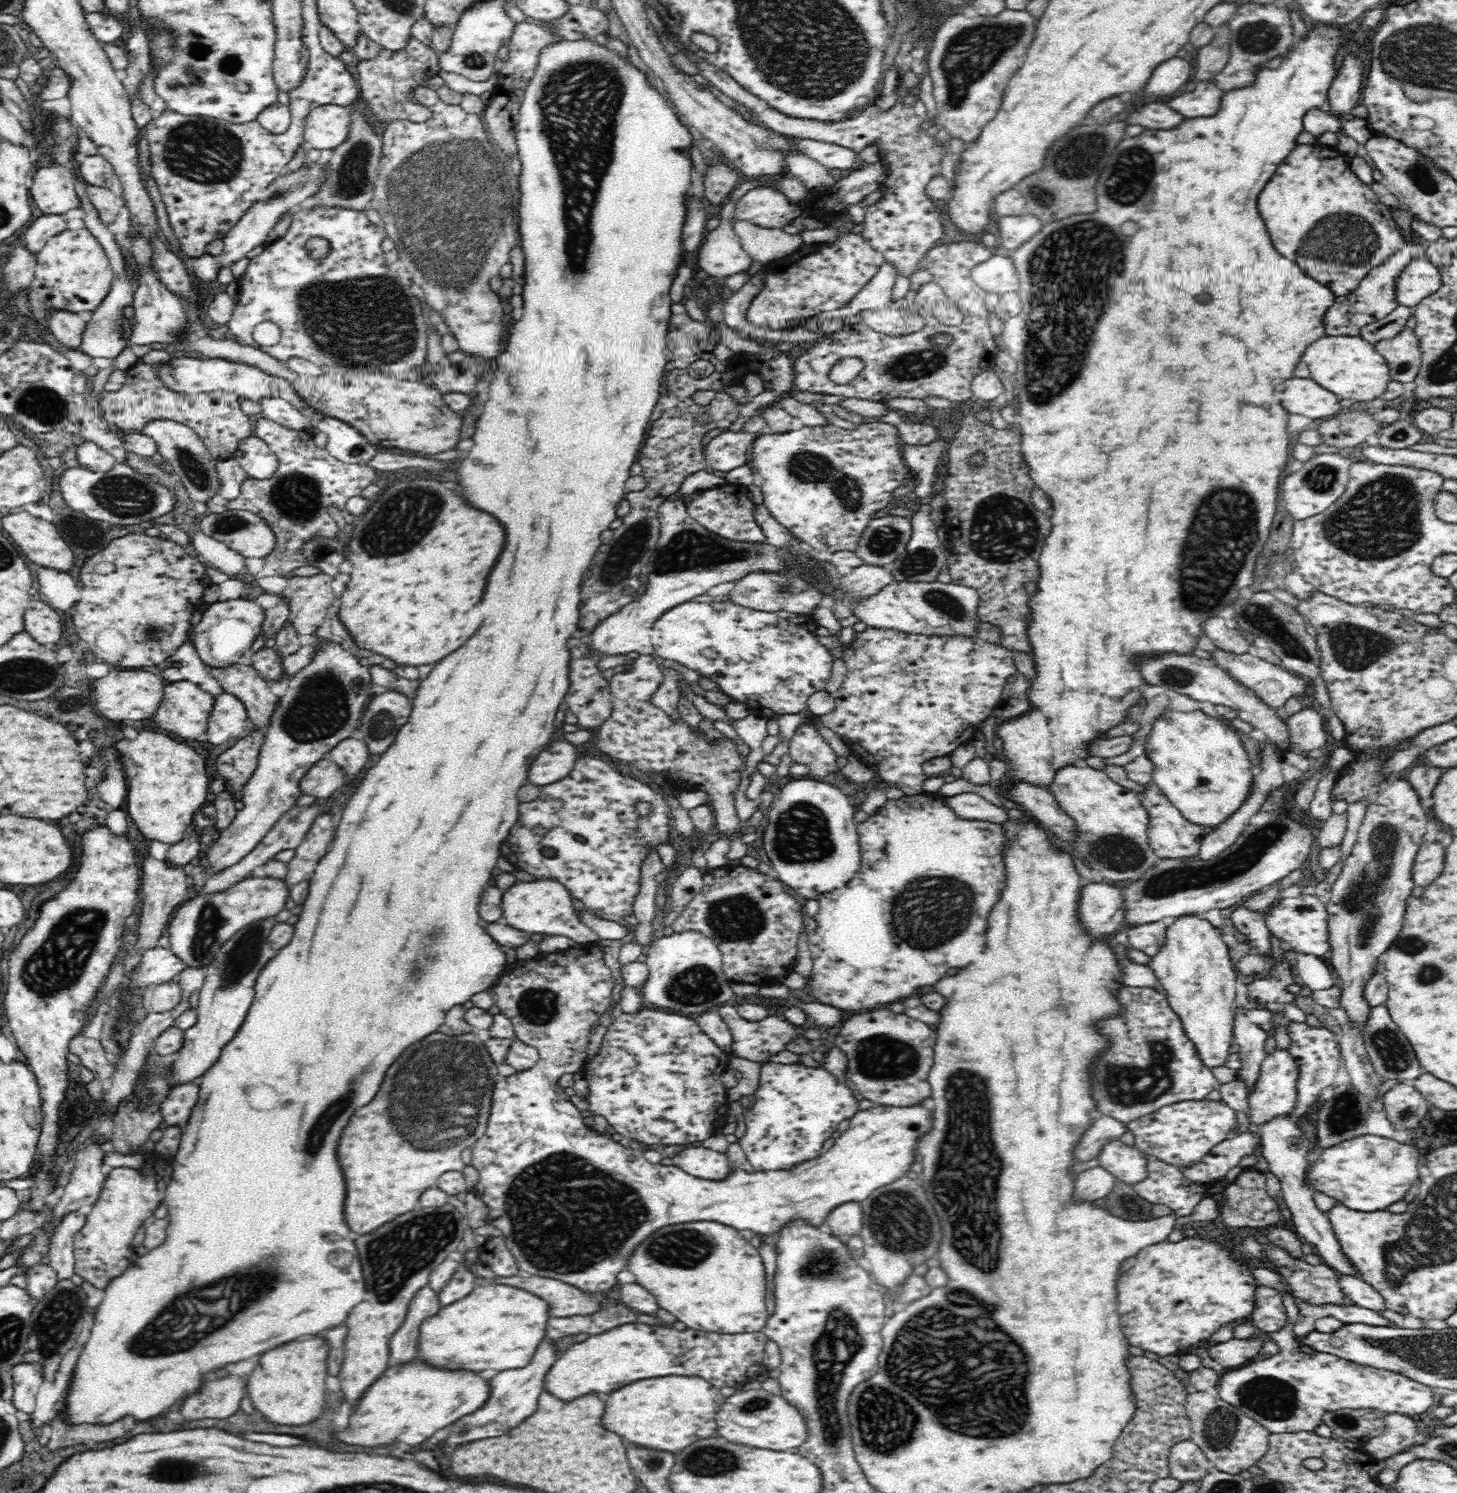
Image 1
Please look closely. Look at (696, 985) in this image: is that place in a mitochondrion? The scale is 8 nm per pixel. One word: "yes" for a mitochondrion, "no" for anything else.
yes

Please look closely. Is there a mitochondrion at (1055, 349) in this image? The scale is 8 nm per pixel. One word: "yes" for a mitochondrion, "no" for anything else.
yes

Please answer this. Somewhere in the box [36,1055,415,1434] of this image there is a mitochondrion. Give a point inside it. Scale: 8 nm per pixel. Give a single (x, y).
(185, 1321)

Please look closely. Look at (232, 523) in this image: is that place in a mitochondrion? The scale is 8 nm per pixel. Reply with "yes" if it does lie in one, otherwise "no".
yes

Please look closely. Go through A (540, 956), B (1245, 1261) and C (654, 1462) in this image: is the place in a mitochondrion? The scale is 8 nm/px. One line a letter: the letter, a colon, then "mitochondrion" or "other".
A: other
B: other
C: mitochondrion

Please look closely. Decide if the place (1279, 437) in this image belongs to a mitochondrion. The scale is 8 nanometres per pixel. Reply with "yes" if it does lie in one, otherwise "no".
no

